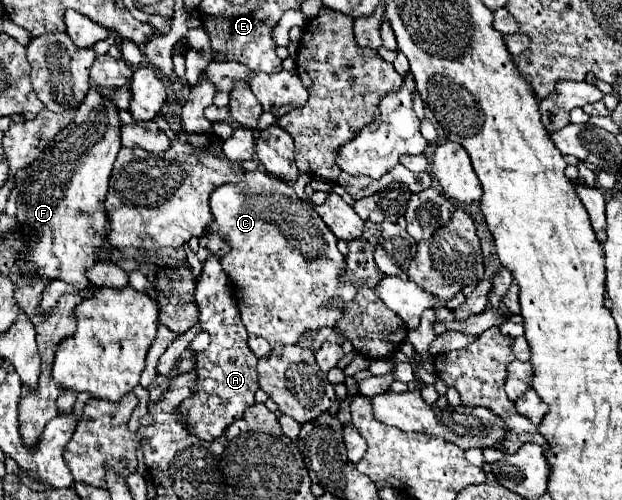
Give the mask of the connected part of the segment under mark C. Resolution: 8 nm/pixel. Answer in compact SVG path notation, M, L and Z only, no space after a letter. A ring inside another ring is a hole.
M245 172L237 184L221 184L211 192L209 198L213 222L205 230L205 236L219 234L227 244L229 252L221 258L221 266L227 272L235 298L239 304L241 320L249 334L263 336L271 348L295 344L307 332L319 328L333 328L345 314L345 304L349 304L357 290L363 288L363 282L343 280L345 258L337 250L335 234L321 222L321 216L315 212L313 204L301 200L289 182L269 176L267 172ZM331 300L341 300L343 306L327 306Z

